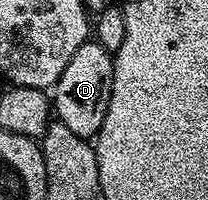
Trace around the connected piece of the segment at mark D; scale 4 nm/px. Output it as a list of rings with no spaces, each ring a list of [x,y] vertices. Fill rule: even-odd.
[[[88,41],[69,57],[69,65],[65,65],[65,73],[55,82],[53,88],[53,115],[58,122],[77,133],[77,137],[88,141],[94,140],[101,125],[105,121],[105,109],[109,105],[109,97],[113,89],[113,73],[115,61],[112,52],[106,51],[99,43]]]

